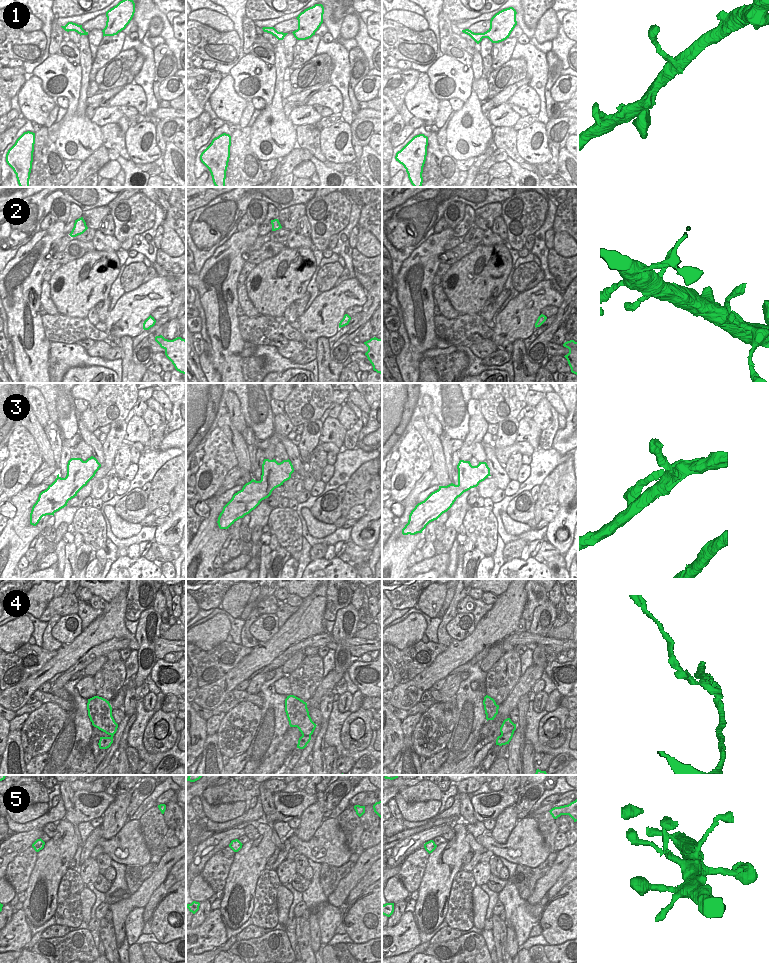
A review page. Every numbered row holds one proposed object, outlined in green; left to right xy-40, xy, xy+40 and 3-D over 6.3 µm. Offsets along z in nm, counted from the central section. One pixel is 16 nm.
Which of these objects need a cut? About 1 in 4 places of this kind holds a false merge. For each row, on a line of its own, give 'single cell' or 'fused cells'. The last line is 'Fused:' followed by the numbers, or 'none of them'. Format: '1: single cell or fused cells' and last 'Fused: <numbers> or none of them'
1: single cell
2: single cell
3: single cell
4: fused cells
5: single cell
Fused: 4

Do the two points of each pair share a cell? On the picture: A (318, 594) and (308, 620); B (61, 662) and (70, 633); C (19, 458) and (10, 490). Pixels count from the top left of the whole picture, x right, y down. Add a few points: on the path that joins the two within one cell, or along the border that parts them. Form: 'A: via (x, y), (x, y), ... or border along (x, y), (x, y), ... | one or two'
A: via (316, 600), (310, 613) | one
B: border along (83, 630), (70, 642), (62, 643) | two
C: via (21, 467), (21, 483), (19, 484) | one

